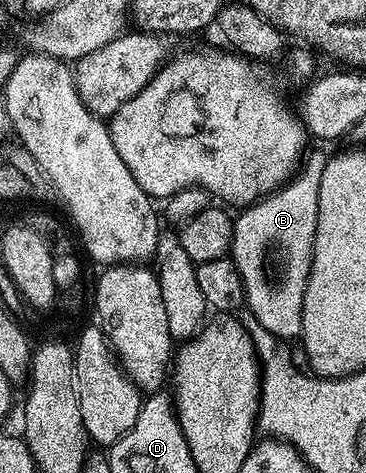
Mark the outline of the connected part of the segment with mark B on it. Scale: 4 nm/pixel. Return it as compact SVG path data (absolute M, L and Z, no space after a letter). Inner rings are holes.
M310 153L303 158L298 172L291 180L281 185L275 193L261 197L255 205L247 206L241 212L244 214L240 218L237 216L232 223L230 256L238 269L242 269L242 271L238 271L238 275L246 277L246 279L242 279L242 283L244 284L247 312L252 312L251 316L259 322L267 322L272 324L274 328L284 328L285 338L288 339L292 339L292 331L300 331L302 327L302 303L306 295L306 283L312 266L312 248L318 223L318 191L322 183L322 171L326 160L325 154ZM272 243L274 243L274 281L264 281L262 271L258 271L258 269L262 265L264 249L270 247Z

